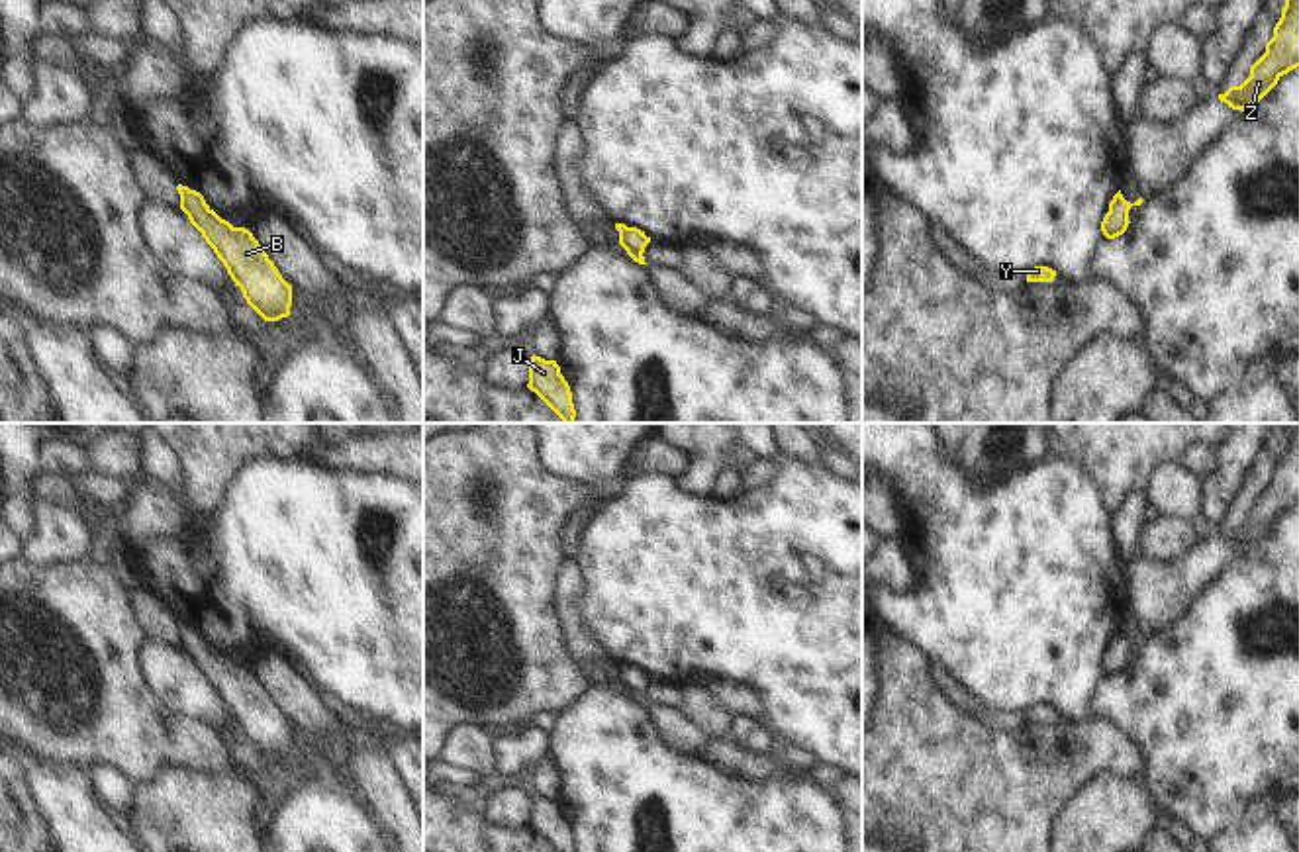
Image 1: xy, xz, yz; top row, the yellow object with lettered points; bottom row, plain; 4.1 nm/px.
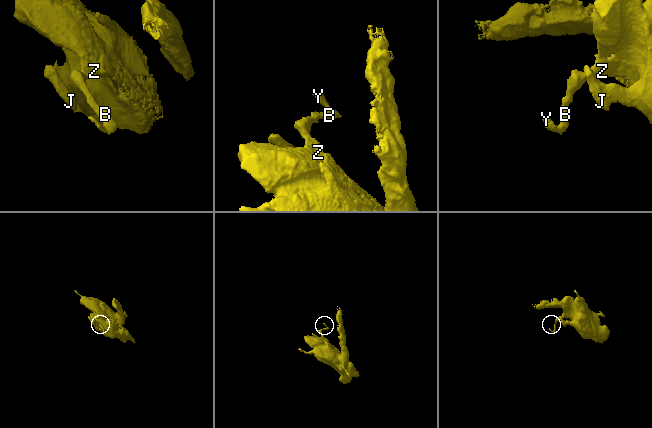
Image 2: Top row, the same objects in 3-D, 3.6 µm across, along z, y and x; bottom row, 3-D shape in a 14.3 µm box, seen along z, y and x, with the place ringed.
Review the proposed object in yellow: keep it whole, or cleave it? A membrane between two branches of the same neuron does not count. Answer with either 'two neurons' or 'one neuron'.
one neuron

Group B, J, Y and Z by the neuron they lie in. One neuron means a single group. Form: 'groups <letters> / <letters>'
groups B J Y Z

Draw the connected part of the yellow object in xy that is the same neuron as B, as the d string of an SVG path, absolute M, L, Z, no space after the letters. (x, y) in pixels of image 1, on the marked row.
M178 184L176 190L180 194L180 210L223 262L235 286L241 288L247 304L265 321L288 317L292 286L282 278L253 233L221 219L200 192L182 184Z

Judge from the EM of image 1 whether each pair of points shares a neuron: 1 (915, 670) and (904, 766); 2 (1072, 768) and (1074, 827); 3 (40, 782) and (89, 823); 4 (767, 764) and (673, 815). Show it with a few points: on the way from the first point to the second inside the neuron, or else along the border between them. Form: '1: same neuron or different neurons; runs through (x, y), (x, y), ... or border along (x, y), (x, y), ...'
1: same neuron; runs through (912, 694), (912, 743)
2: different neurons; border along (1113, 774), (1100, 772), (1088, 780), (1049, 831)
3: same neuron; runs through (51, 786), (77, 811)
4: different neurons; border along (700, 755), (712, 766), (739, 778), (769, 778)

